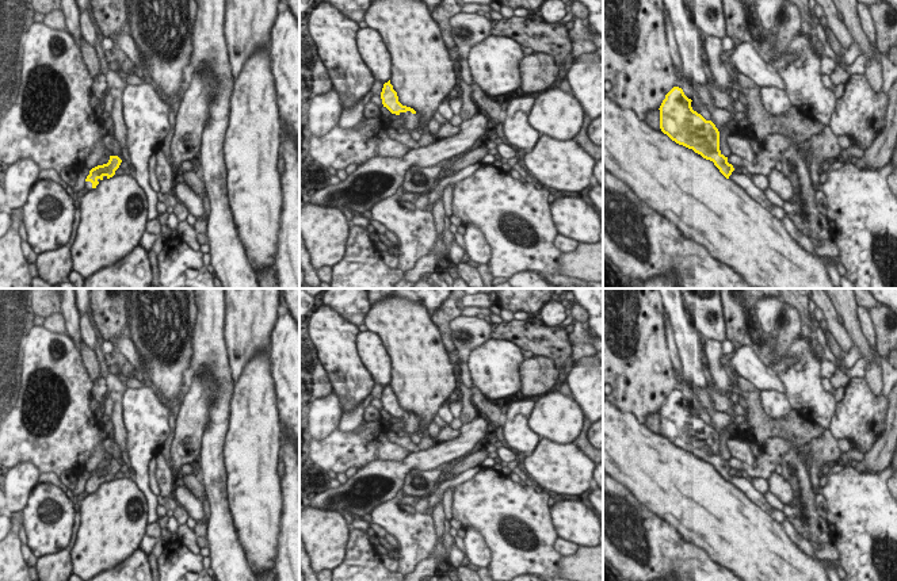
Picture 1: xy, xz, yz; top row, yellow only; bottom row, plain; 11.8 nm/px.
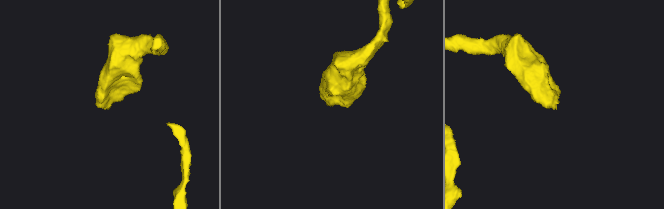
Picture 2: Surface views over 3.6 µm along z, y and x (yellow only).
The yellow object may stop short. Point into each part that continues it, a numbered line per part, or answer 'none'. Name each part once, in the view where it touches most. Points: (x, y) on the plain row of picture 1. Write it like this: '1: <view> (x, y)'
1: xz (411, 423)

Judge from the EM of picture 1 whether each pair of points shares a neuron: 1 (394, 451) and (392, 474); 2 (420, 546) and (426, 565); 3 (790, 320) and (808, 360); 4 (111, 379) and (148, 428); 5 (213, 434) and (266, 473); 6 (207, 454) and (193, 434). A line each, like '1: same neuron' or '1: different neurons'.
1: different neurons
2: different neurons
3: same neuron
4: different neurons
5: different neurons
6: different neurons

